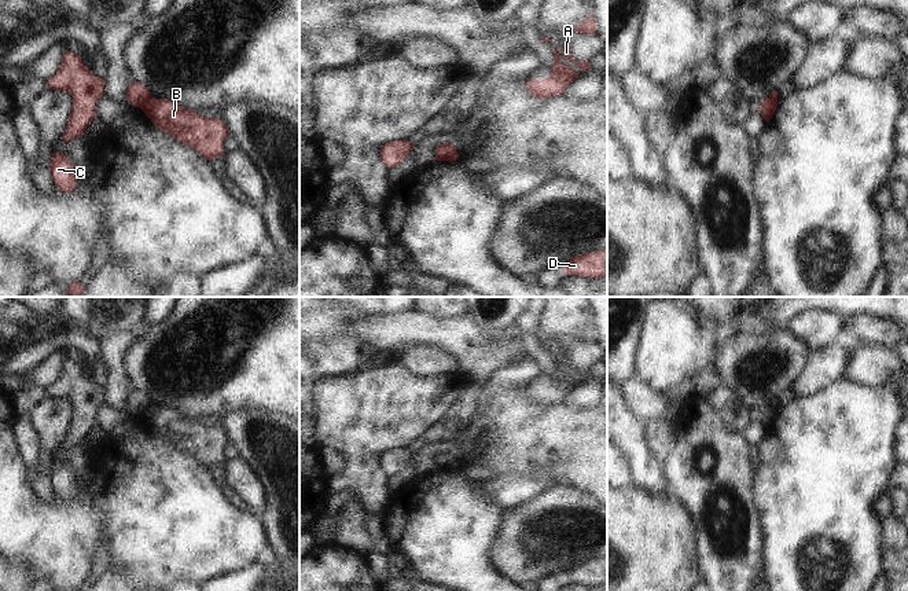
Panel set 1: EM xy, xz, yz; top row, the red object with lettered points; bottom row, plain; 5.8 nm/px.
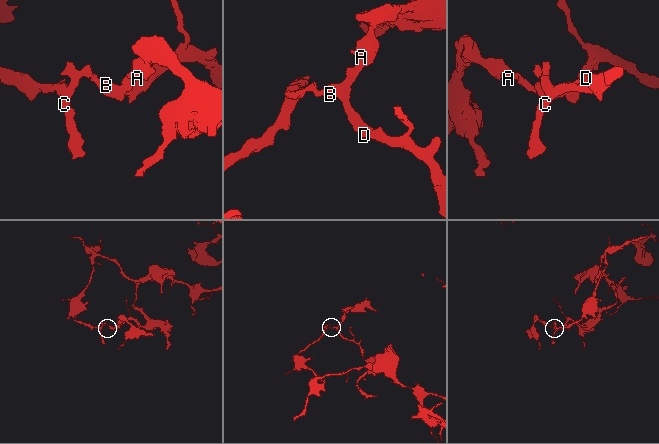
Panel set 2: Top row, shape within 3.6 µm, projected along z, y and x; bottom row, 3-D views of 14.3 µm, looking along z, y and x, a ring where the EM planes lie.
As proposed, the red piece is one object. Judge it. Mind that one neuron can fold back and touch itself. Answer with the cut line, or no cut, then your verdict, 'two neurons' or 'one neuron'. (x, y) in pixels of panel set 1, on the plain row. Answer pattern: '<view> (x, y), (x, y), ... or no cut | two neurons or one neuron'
xy (149, 403), (139, 414) | two neurons

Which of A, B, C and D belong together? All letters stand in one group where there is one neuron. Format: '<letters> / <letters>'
A B D / C

